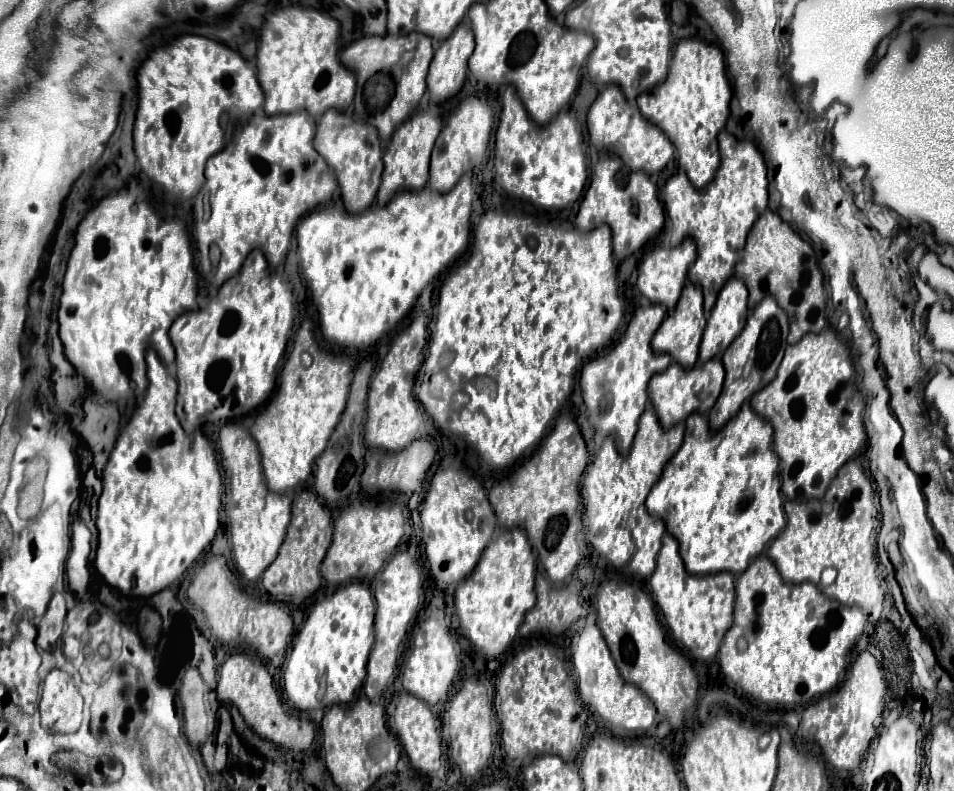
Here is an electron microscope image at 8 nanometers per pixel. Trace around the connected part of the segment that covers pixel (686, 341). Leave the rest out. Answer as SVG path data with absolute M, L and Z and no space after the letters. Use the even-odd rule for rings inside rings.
M687 282L675 310L671 314L667 314L667 318L659 326L657 334L653 336L651 346L659 354L671 354L671 358L675 362L681 362L681 366L685 366L685 368L695 366L697 358L699 358L699 342L701 342L701 336L703 336L703 328L705 328L705 314L703 314L701 288Z

